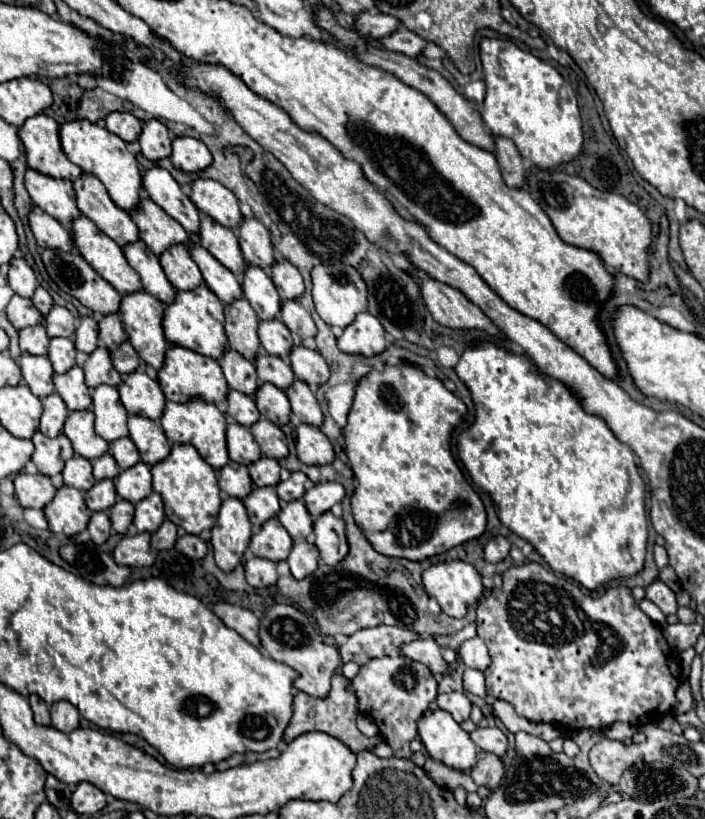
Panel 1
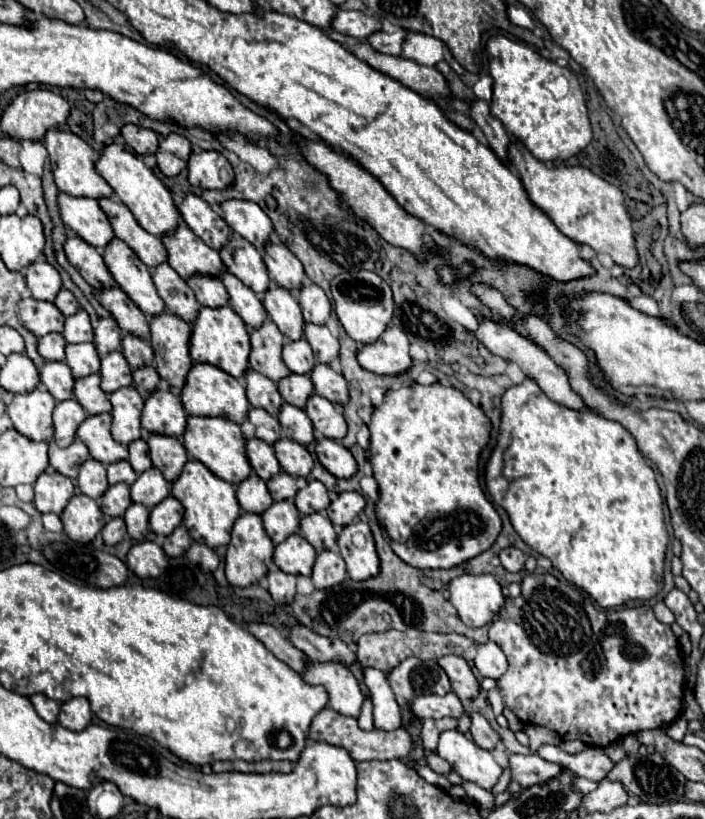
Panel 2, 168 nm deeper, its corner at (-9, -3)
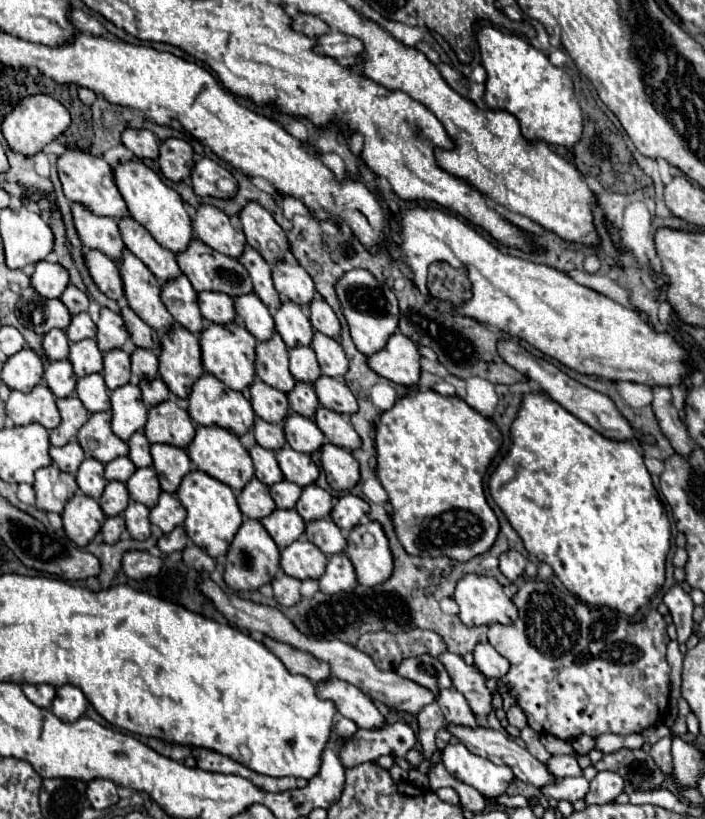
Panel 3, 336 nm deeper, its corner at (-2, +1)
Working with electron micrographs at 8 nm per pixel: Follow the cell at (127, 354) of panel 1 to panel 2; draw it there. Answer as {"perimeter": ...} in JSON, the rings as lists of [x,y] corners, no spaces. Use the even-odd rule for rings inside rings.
{"perimeter":[[[142,367],[142,369],[136,369],[134,371],[134,383],[144,389],[146,393],[152,393],[158,389],[158,383],[160,383],[160,375],[156,373],[154,367]]]}

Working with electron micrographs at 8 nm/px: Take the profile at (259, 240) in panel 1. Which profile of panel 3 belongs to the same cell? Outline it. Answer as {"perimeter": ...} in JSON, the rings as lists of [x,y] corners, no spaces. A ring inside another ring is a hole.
{"perimeter":[[[281,259],[271,265],[271,273],[273,273],[273,285],[283,299],[295,301],[303,307],[311,303],[315,285],[309,273],[299,263],[289,263],[287,259]]]}

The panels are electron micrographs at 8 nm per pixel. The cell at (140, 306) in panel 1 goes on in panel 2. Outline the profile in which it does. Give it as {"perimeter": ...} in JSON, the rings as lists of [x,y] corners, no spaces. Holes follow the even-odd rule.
{"perimeter":[[[164,311],[158,317],[152,317],[152,349],[156,353],[156,371],[158,375],[174,387],[184,387],[186,375],[192,369],[194,361],[188,355],[188,339],[192,335],[192,325],[184,319]]]}

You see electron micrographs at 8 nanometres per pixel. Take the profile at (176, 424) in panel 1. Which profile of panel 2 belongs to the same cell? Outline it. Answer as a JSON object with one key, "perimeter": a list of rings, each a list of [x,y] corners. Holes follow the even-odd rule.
{"perimeter":[[[188,417],[184,447],[188,455],[200,463],[204,463],[214,475],[224,479],[226,483],[238,485],[252,473],[252,465],[246,457],[246,439],[240,431],[240,425],[234,425],[224,417]]]}

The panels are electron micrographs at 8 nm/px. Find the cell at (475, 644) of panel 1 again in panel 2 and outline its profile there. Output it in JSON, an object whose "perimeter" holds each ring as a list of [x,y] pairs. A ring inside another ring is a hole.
{"perimeter":[[[494,641],[482,643],[478,647],[478,655],[476,655],[474,663],[476,663],[476,669],[480,671],[482,677],[492,677],[492,679],[502,677],[508,669],[506,655],[502,653],[502,649]]]}

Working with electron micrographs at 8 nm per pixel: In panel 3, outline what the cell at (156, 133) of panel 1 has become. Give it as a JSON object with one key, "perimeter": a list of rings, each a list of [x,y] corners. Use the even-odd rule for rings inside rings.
{"perimeter":[[[165,139],[159,145],[159,167],[161,173],[171,181],[189,177],[193,169],[193,149],[183,139]]]}

